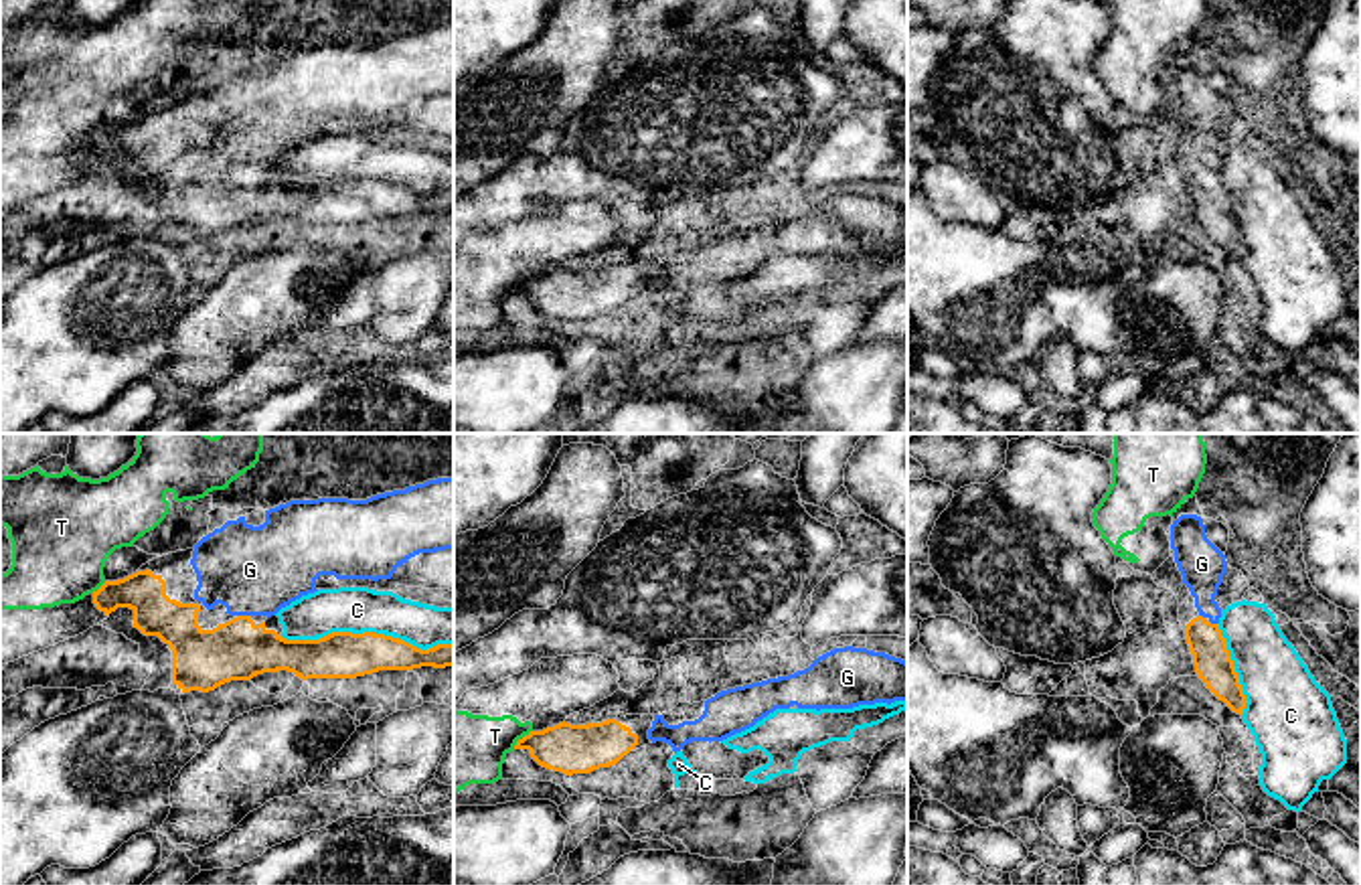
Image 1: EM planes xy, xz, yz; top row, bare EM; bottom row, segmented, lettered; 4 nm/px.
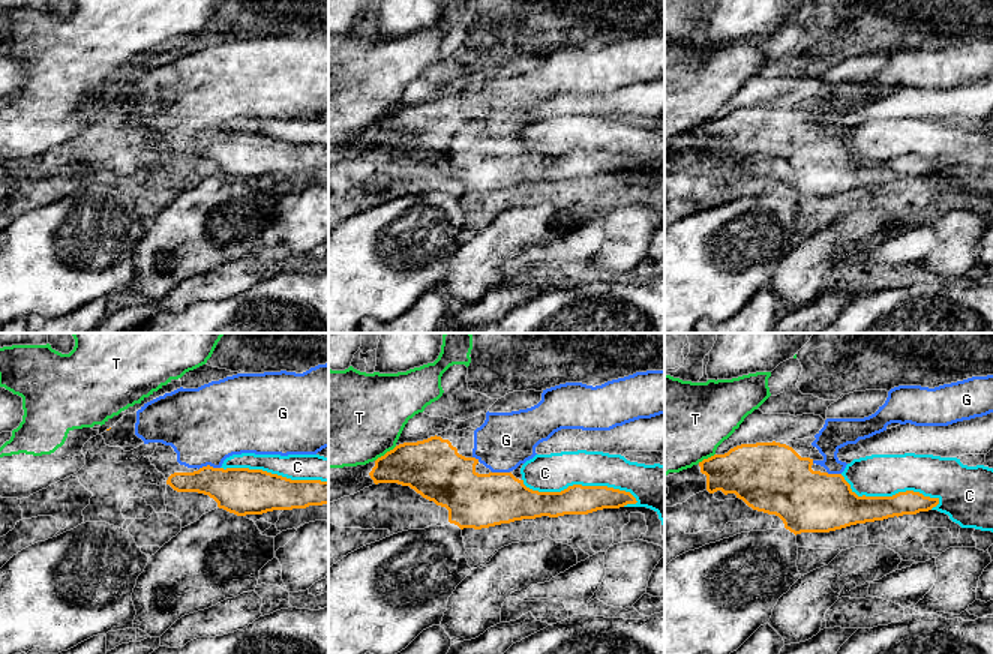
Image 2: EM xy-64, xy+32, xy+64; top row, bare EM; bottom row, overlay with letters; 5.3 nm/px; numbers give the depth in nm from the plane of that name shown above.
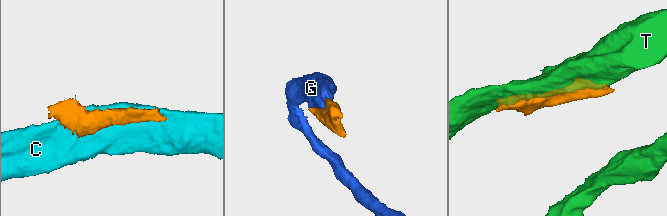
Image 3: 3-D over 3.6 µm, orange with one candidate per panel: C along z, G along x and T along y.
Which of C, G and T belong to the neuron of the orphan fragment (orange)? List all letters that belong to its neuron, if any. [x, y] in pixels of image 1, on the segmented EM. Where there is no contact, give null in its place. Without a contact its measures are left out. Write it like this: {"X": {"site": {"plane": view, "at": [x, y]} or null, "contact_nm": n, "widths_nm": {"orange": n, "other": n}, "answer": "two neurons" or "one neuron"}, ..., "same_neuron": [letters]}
{"C": {"site": {"plane": "xy", "at": [367, 632]}, "contact_nm": 700, "widths_nm": {"orange": 190, "other": 180}, "answer": "two neurons"}, "G": {"site": {"plane": "xy", "at": [244, 616]}, "contact_nm": 60, "widths_nm": {"orange": 240, "other": 360}, "answer": "one neuron"}, "T": {"site": {"plane": "xz", "at": [523, 738]}, "contact_nm": 110, "widths_nm": {"orange": 200, "other": 280}, "answer": "two neurons"}, "same_neuron": ["G"]}

